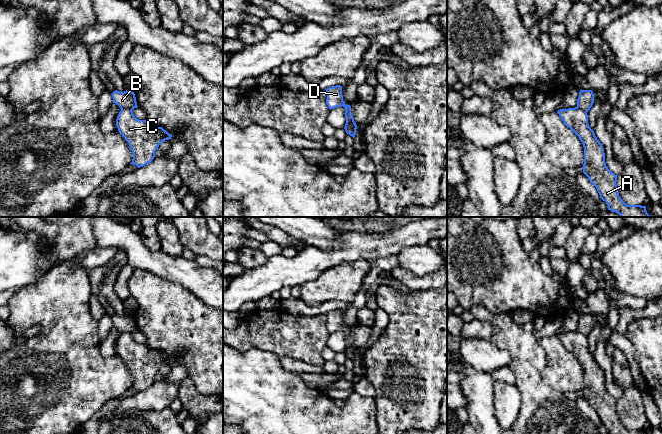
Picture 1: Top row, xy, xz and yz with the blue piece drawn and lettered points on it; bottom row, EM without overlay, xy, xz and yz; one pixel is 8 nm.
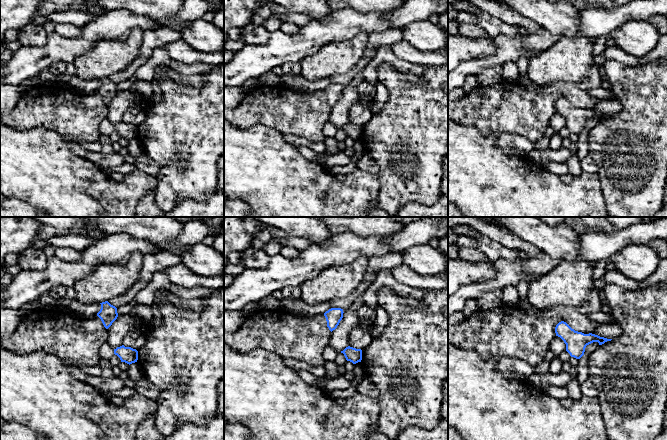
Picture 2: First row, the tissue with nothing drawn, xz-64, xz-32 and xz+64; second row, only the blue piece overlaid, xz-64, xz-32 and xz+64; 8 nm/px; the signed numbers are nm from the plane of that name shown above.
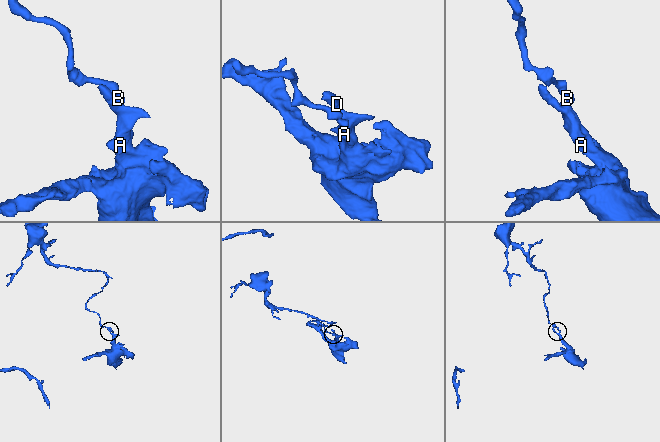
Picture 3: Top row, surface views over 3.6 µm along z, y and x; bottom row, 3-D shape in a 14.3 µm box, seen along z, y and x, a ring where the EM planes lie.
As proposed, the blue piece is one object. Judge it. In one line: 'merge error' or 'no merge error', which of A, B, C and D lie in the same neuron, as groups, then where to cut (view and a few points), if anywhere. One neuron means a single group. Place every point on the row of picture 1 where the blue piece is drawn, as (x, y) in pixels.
merge error; A C D / B; cut in xz along (356, 125), (345, 127)

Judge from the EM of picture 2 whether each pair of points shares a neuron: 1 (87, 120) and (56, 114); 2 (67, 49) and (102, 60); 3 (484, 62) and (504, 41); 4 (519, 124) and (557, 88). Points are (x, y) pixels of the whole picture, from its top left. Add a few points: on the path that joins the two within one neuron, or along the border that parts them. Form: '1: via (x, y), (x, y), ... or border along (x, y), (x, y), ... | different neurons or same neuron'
1: via (79, 116), (76, 114), (64, 114) | same neuron
2: border along (101, 40), (72, 61) | different neurons
3: via (491, 61), (504, 48) | same neuron
4: via (528, 115), (548, 95) | same neuron

